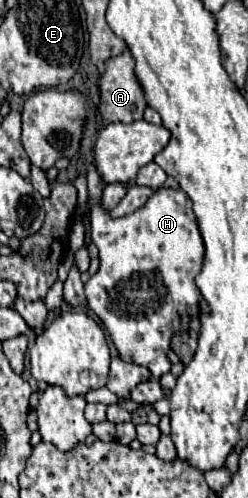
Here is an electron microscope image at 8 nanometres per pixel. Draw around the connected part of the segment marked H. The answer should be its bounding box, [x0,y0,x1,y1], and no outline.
[86,167,206,377]

